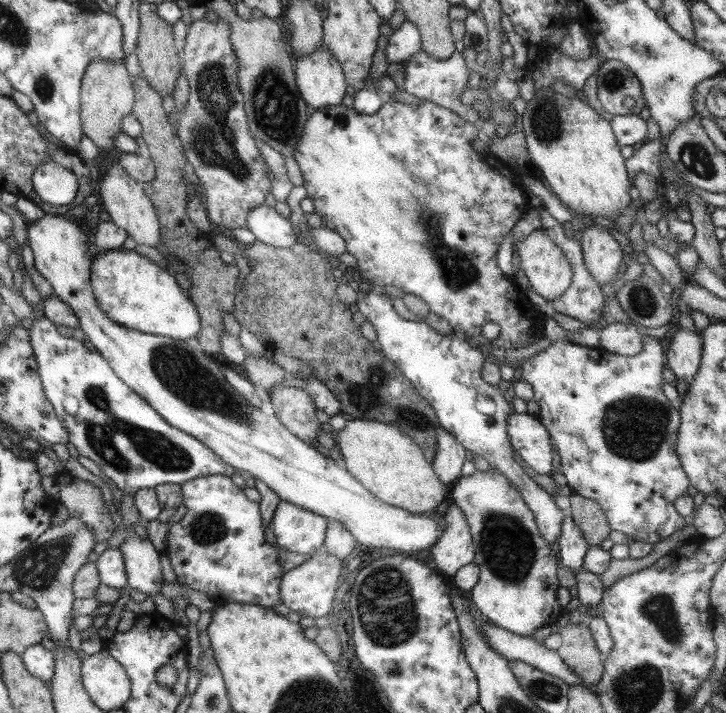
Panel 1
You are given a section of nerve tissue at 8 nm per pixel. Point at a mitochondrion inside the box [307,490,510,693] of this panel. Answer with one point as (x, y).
(392, 628)

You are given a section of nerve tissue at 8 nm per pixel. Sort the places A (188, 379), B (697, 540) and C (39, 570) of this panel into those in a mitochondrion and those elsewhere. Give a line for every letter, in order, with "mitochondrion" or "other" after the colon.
A: mitochondrion
B: other
C: mitochondrion

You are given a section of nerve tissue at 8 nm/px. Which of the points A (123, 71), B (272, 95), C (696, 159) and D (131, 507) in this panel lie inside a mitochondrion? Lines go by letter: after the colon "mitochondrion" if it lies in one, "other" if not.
A: other
B: mitochondrion
C: mitochondrion
D: other

